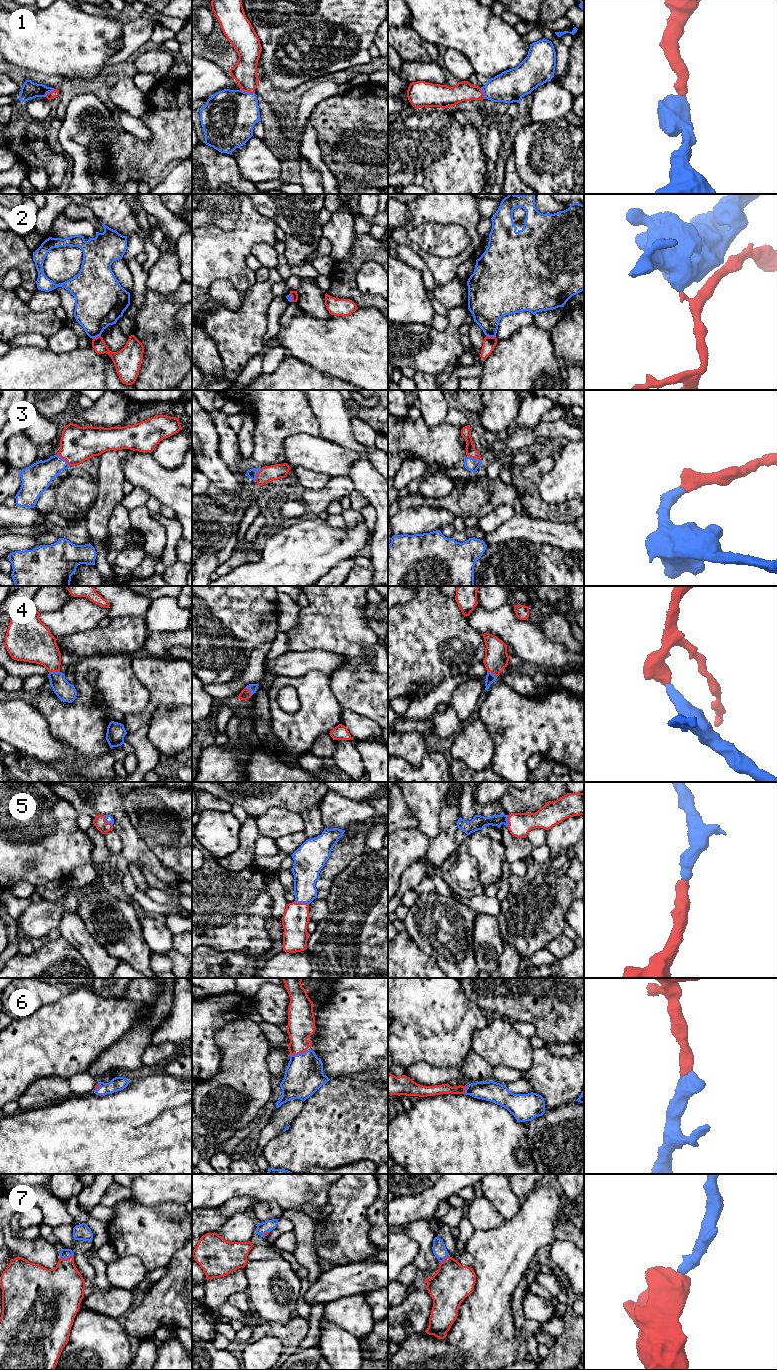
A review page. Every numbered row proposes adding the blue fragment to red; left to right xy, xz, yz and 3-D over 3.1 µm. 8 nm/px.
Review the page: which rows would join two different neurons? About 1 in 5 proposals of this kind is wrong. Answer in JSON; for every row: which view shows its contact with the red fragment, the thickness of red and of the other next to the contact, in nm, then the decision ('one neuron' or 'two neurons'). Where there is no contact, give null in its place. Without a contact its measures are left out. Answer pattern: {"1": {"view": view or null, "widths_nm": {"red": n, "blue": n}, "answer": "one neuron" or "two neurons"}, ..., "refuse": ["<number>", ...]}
{"1": {"view": "xz", "widths_nm": {"red": 190, "blue": 420}, "answer": "one neuron"}, "2": {"view": "yz", "widths_nm": {"red": 110, "blue": 280}, "answer": "two neurons"}, "3": {"view": "xy", "widths_nm": {"red": 280, "blue": 220}, "answer": "one neuron"}, "4": {"view": "xy", "widths_nm": {"red": 280, "blue": 160}, "answer": "one neuron"}, "5": {"view": "xz", "widths_nm": {"red": 200, "blue": 200}, "answer": "one neuron"}, "6": {"view": "xz", "widths_nm": {"red": 220, "blue": 300}, "answer": "one neuron"}, "7": {"view": "xy", "widths_nm": {"red": 360, "blue": 80}, "answer": "one neuron"}, "refuse": ["2"]}

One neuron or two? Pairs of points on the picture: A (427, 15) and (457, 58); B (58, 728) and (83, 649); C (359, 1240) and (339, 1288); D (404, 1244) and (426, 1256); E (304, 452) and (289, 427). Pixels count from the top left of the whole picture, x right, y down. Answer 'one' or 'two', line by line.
A: two
B: two
C: two
D: two
E: two

